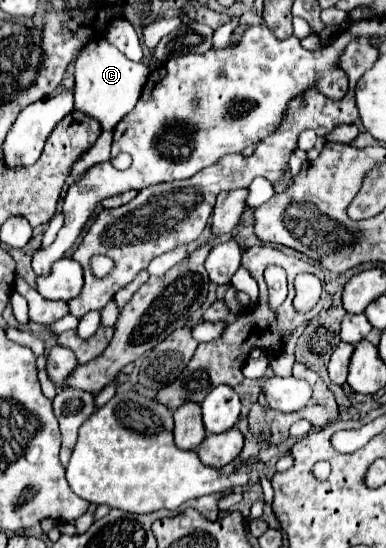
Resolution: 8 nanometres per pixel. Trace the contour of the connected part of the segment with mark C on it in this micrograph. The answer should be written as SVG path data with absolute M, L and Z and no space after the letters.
M106 38L94 40L76 58L74 108L96 118L102 124L102 130L114 130L116 124L136 106L148 74L150 70L144 64L124 58L124 54L110 46Z

